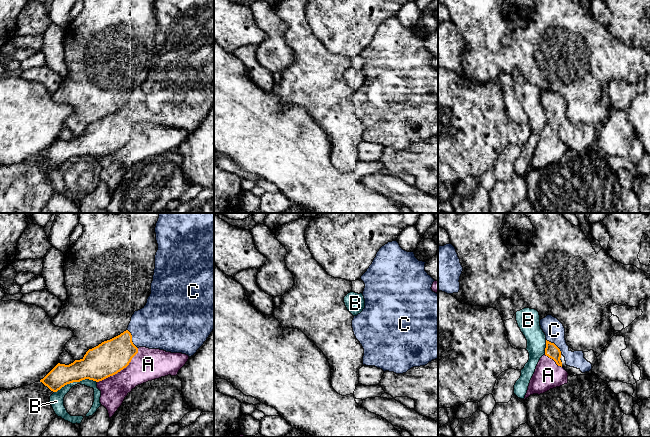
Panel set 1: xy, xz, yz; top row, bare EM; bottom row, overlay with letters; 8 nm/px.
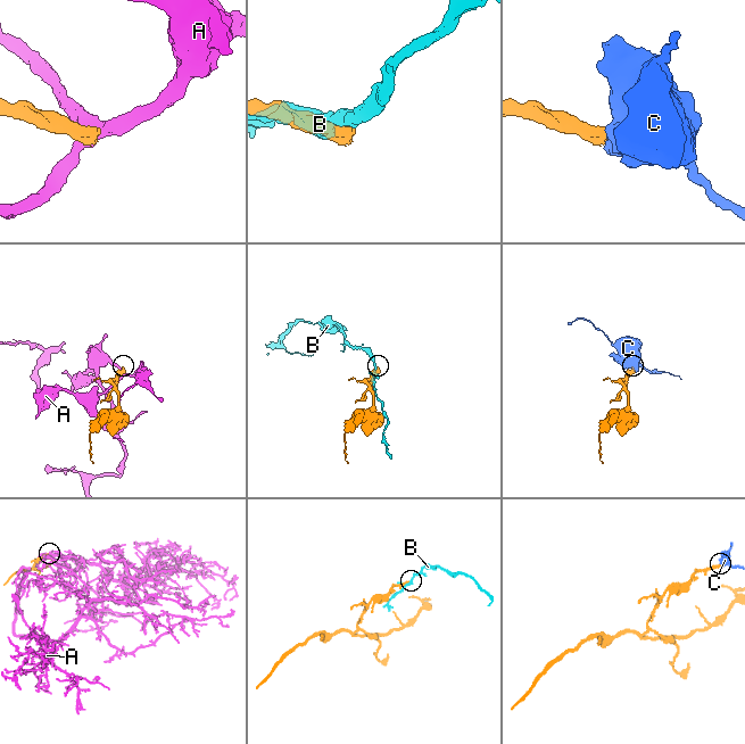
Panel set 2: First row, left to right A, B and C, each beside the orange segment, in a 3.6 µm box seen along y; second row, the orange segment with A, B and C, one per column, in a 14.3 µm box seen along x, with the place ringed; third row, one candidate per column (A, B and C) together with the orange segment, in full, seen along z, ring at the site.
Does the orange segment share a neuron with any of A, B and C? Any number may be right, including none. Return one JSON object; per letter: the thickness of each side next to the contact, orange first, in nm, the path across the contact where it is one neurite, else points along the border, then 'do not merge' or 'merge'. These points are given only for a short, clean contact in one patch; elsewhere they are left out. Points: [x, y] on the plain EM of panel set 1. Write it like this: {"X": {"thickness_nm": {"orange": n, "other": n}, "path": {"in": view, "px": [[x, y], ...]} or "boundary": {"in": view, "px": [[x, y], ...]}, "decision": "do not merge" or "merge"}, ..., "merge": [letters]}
{"A": {"thickness_nm": {"orange": 280, "other": 260}, "decision": "do not merge"}, "B": {"thickness_nm": {"orange": 260, "other": 110}, "decision": "do not merge"}, "C": {"thickness_nm": {"orange": 280, "other": 380}, "decision": "merge"}, "merge": ["C"]}

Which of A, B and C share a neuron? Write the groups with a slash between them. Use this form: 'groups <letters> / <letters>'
groups A / B / C

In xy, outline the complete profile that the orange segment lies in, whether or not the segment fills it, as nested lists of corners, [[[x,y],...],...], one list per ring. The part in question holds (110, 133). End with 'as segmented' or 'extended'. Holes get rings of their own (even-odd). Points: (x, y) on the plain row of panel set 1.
[[[156,0],[158,26],[151,59],[151,70],[146,81],[135,87],[126,107],[89,125],[84,133],[69,141],[58,139],[40,156],[51,167],[85,155],[96,158],[113,152],[126,144],[138,129],[139,123],[160,125],[171,129],[193,132],[214,106],[214,0]]] | extended

